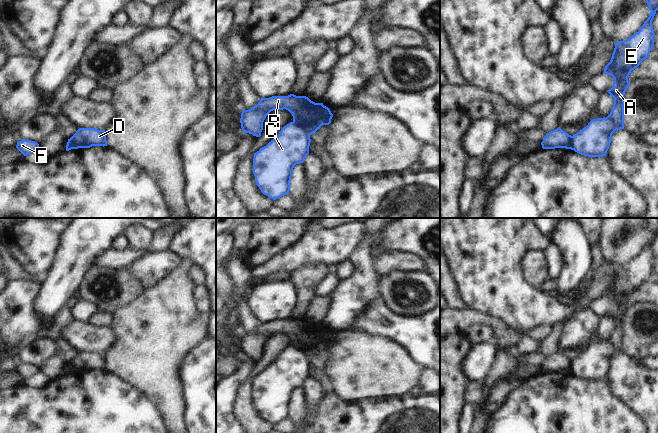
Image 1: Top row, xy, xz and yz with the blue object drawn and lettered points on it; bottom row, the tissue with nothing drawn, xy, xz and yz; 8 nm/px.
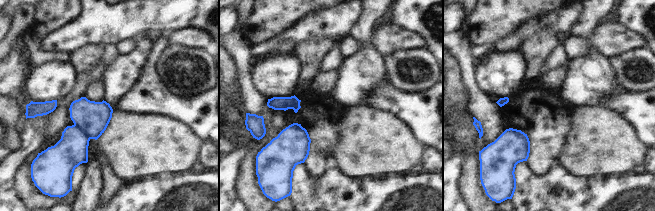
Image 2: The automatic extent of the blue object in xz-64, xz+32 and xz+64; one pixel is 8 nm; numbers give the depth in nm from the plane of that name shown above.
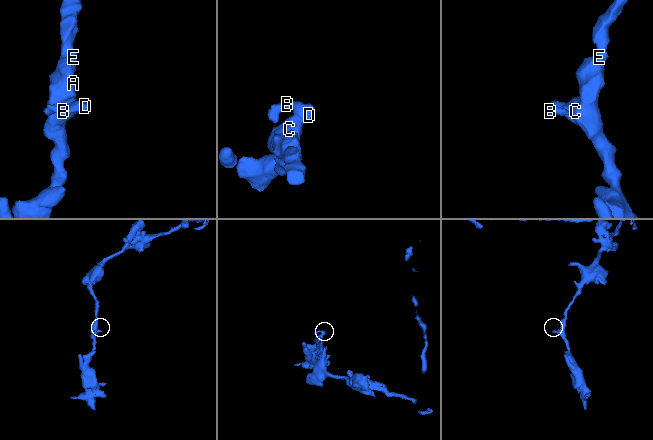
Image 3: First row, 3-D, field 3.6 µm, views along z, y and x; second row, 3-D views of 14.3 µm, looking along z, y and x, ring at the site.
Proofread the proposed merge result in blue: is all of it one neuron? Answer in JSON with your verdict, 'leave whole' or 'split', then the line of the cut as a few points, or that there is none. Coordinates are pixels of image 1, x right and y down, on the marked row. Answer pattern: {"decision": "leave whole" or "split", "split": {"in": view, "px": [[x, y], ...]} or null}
{"decision": "split", "split": {"in": "xz", "px": [[293, 120], [300, 123], [310, 134]]}}

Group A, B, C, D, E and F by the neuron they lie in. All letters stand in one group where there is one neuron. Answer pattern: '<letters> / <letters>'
A C E / B D F

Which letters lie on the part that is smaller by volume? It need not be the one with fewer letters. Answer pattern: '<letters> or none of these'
B, D, F

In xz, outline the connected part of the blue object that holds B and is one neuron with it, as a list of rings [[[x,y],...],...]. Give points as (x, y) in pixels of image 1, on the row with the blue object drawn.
[[[272,96],[261,98],[259,103],[249,110],[243,110],[240,123],[243,132],[260,137],[263,122],[273,110],[288,110],[293,121],[303,125],[310,135],[316,133],[322,125],[329,125],[333,114],[323,103],[315,103],[306,96]]]

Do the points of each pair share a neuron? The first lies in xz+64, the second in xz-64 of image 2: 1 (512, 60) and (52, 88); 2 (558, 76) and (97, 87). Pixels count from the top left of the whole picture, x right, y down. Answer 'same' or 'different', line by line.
1: same
2: same

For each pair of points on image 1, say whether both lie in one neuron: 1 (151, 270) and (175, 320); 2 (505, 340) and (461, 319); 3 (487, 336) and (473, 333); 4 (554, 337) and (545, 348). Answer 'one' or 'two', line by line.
1: two
2: one
3: one
4: one

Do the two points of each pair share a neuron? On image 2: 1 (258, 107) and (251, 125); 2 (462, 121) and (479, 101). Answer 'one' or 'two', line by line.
1: two
2: two

